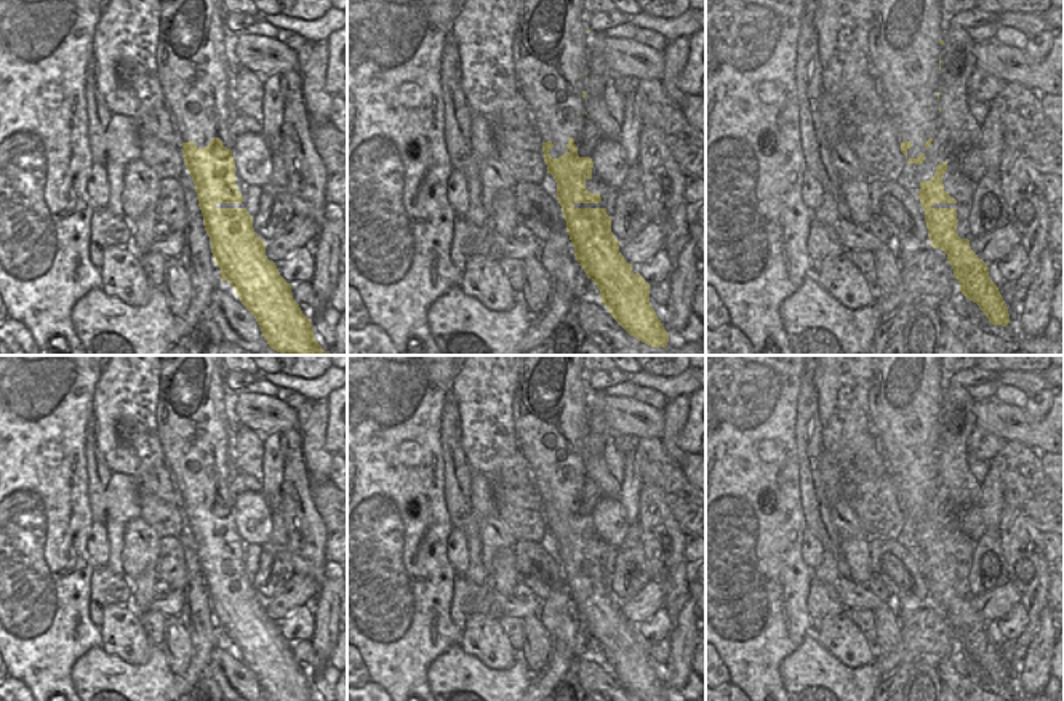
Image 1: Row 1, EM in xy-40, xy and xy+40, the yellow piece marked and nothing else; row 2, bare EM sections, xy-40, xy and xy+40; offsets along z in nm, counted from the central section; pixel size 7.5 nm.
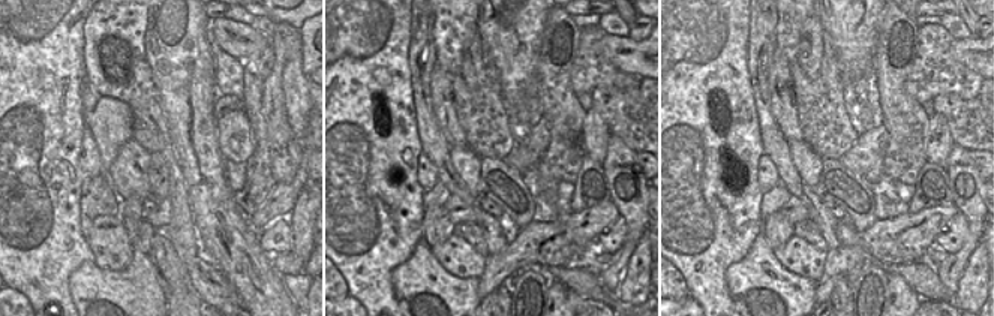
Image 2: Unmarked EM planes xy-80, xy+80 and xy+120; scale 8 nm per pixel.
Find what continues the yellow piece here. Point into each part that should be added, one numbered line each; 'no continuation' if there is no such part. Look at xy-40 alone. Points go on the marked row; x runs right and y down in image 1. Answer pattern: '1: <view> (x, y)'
1: xy-40 (192, 64)

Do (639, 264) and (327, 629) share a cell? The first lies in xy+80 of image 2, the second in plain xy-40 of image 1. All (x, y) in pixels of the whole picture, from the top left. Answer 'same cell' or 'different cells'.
same cell

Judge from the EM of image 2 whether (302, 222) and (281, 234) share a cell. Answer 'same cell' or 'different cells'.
different cells

